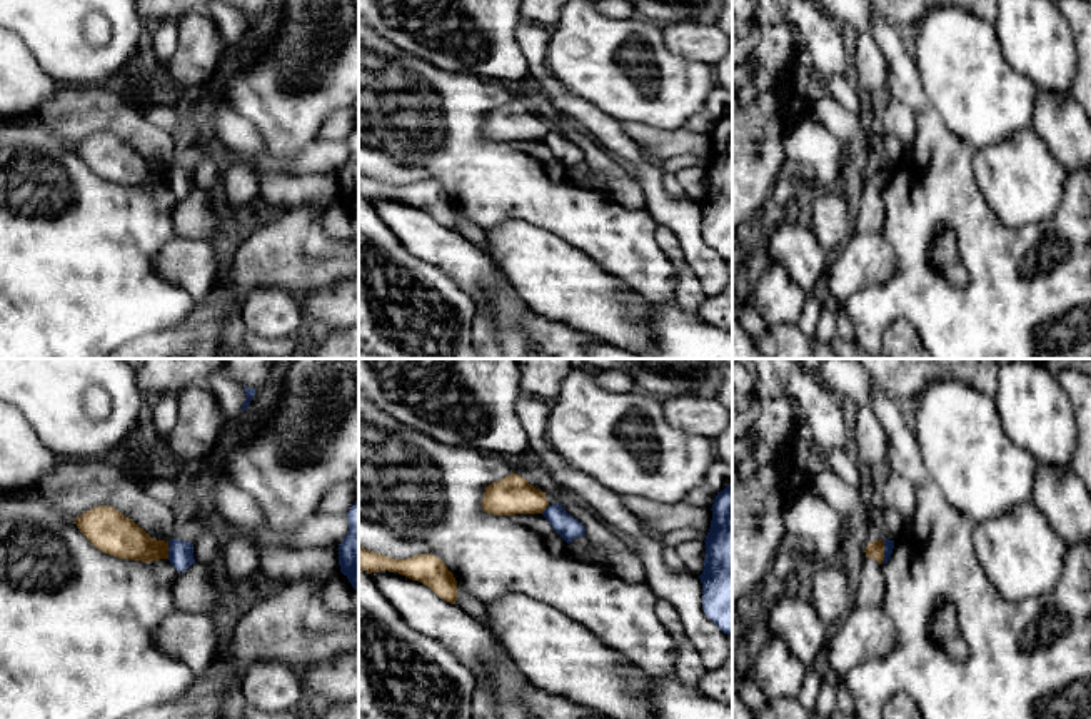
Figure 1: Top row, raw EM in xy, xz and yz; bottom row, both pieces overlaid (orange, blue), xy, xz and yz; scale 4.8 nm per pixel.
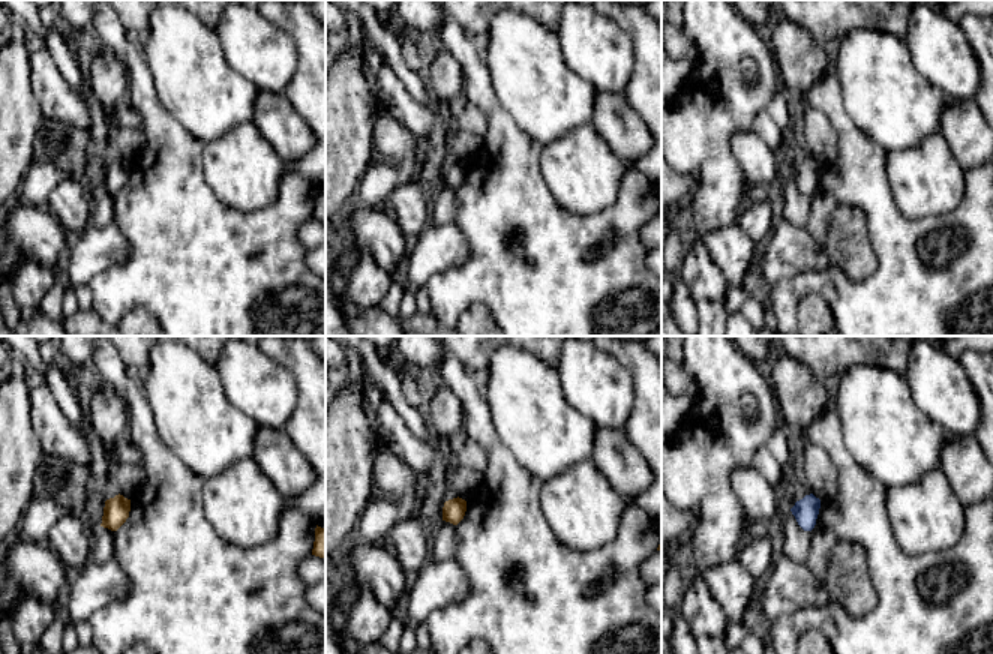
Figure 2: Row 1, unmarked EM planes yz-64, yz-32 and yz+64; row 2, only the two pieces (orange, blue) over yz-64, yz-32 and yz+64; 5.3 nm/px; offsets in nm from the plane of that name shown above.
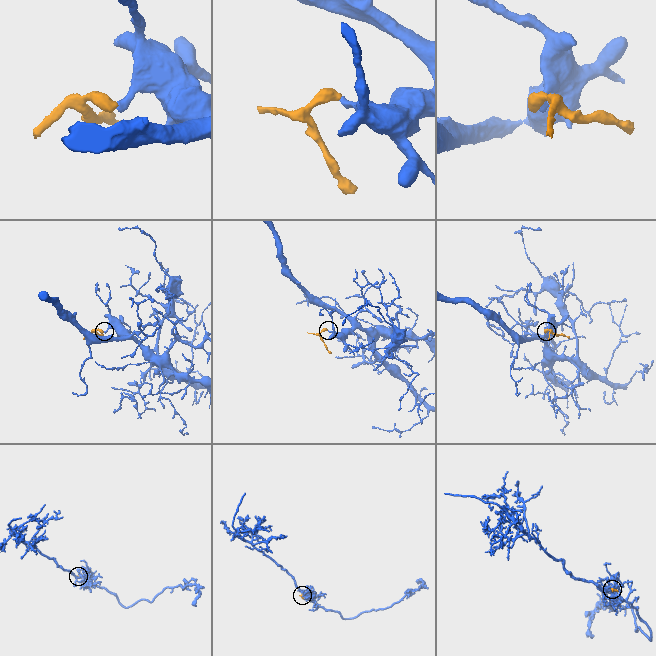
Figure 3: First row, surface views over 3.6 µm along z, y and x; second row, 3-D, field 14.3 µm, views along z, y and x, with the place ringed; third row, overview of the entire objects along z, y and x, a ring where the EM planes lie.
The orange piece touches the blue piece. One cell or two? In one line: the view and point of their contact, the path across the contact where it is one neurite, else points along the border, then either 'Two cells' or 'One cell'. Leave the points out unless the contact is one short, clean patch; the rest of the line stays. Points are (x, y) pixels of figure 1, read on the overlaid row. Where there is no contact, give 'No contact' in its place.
Touches orange at yz (883, 551). Boundary: yz (881, 539), (883, 563). Two cells

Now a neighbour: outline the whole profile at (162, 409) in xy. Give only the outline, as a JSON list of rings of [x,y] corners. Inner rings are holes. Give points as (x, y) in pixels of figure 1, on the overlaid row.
[[[160,394],[157,397],[148,399],[148,415],[153,420],[157,444],[158,447],[152,454],[152,460],[173,460],[163,444],[168,439],[168,434],[175,427],[178,414],[178,399],[172,394]]]

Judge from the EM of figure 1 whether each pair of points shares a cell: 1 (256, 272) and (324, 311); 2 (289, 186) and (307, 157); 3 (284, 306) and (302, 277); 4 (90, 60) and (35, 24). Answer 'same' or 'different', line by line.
1: different
2: different
3: different
4: same

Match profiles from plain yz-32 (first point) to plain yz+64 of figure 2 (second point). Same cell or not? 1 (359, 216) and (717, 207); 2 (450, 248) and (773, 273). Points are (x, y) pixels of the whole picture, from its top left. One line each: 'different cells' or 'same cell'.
1: different cells
2: same cell

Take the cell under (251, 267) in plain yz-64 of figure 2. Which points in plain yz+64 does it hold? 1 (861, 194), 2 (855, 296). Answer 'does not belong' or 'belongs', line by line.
1: belongs
2: belongs

